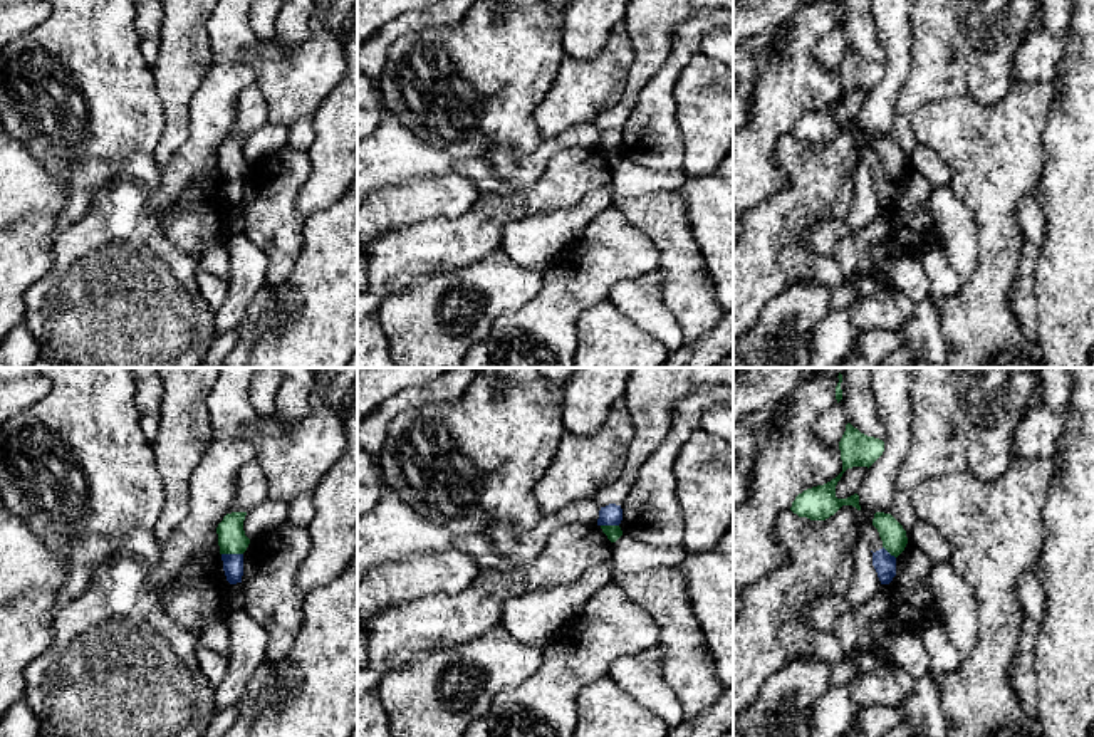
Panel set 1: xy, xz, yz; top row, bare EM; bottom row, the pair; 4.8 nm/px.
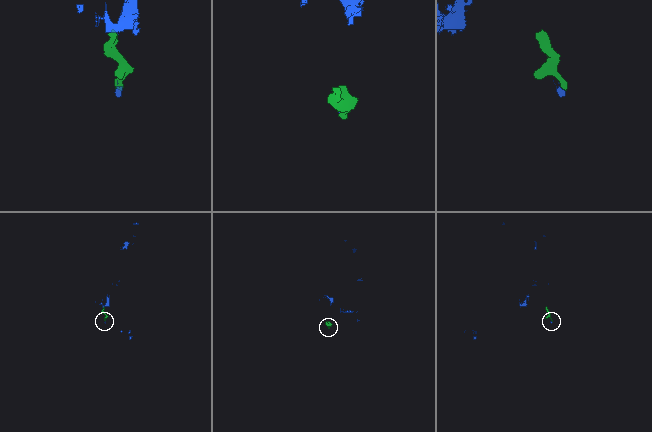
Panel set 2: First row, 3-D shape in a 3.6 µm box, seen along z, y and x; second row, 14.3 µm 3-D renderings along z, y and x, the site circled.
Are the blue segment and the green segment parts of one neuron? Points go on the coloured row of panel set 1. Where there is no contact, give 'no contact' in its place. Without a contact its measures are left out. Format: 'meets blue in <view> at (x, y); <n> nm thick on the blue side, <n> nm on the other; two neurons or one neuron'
meets blue in xy at (232, 554); 100 nm thick on the blue side, 140 nm on the other; two neurons

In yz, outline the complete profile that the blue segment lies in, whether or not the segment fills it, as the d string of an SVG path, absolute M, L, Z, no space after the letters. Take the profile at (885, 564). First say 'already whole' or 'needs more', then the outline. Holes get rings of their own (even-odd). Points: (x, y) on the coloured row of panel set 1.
needs more | M862 517L859 519L859 531L861 537L864 537L871 546L873 566L881 584L889 584L896 576L896 557L883 547L878 529L873 524L866 522Z

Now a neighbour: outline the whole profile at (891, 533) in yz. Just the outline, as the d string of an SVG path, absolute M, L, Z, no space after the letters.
M884 512L874 514L873 525L879 532L883 547L891 556L898 557L908 544L906 531L903 529L903 525L891 514Z

